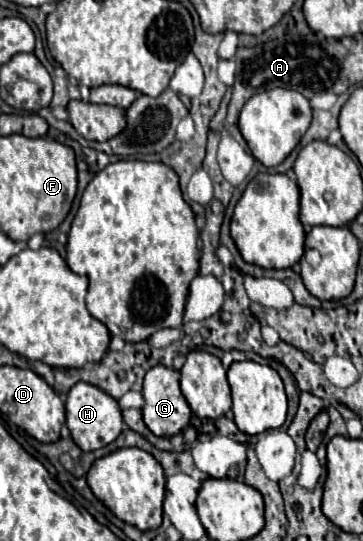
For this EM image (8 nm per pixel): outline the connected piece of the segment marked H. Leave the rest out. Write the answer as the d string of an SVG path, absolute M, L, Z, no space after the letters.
M78 382L70 388L66 398L66 426L82 452L92 452L114 442L122 430L122 424L122 412L114 398L108 398L108 394L96 390L96 386L88 386L86 382Z

